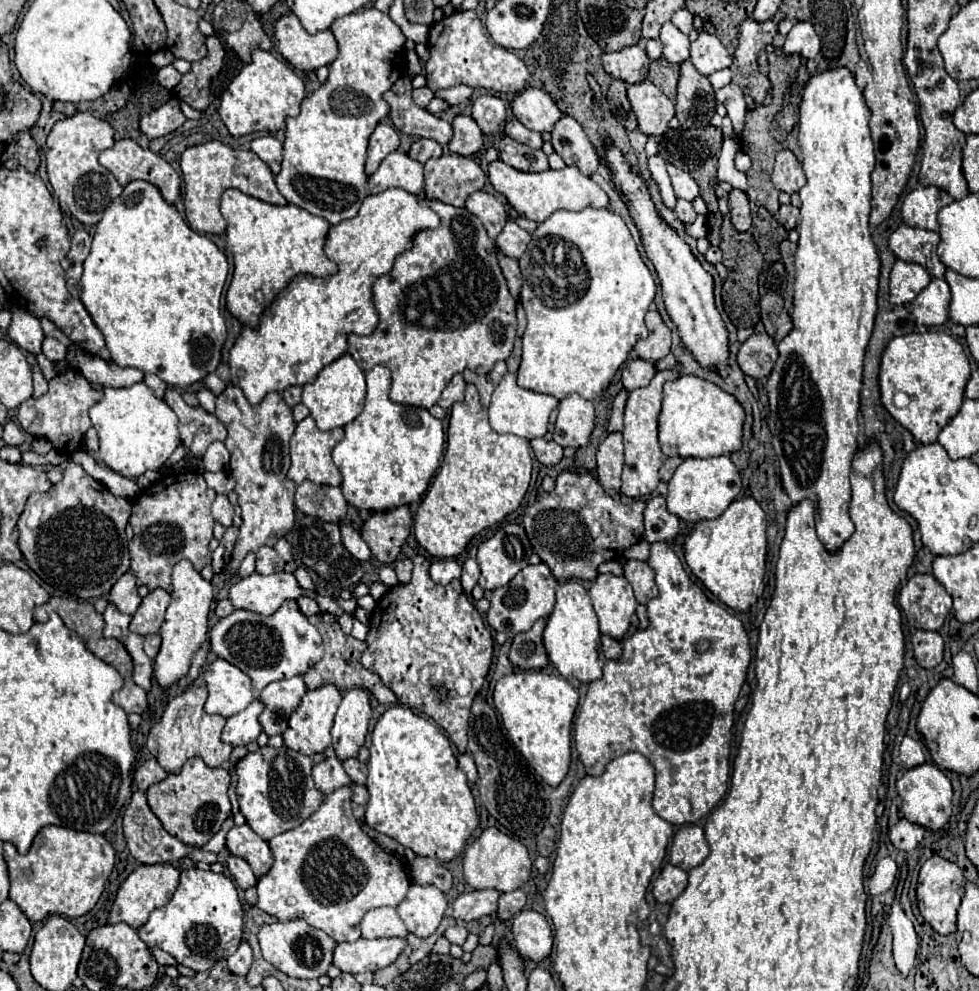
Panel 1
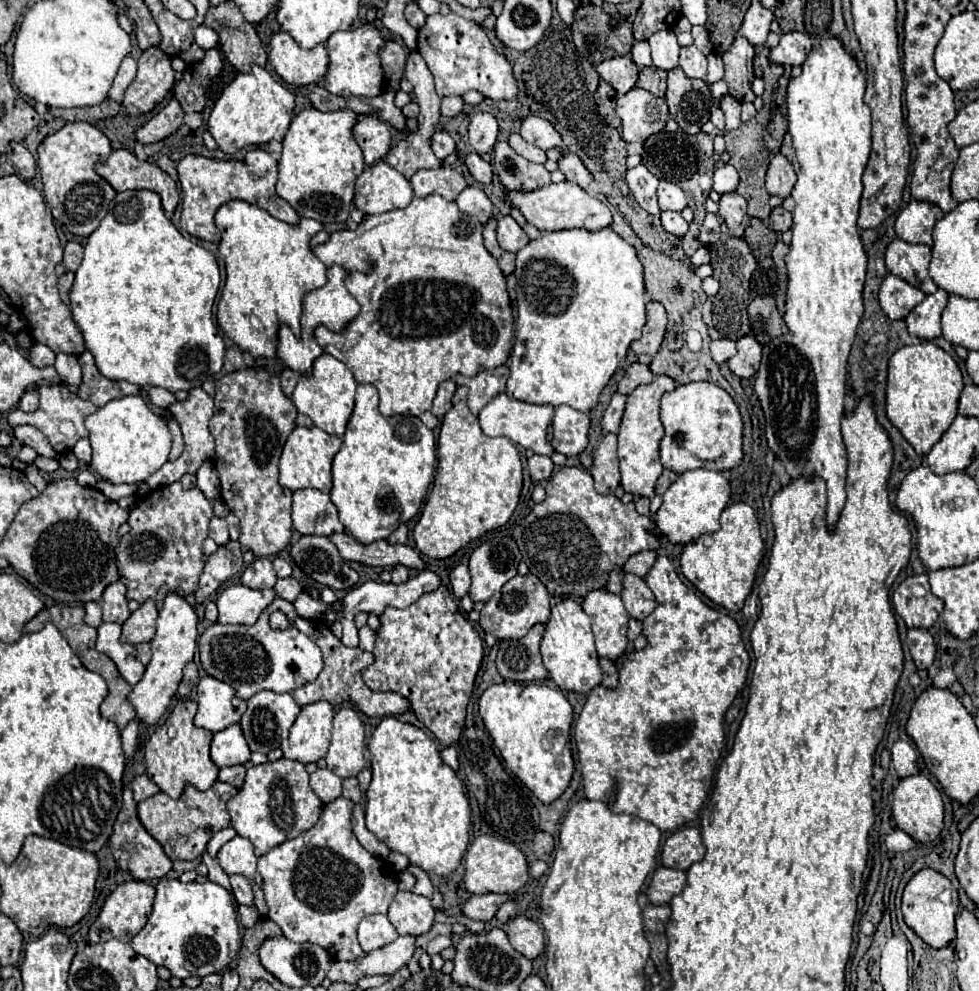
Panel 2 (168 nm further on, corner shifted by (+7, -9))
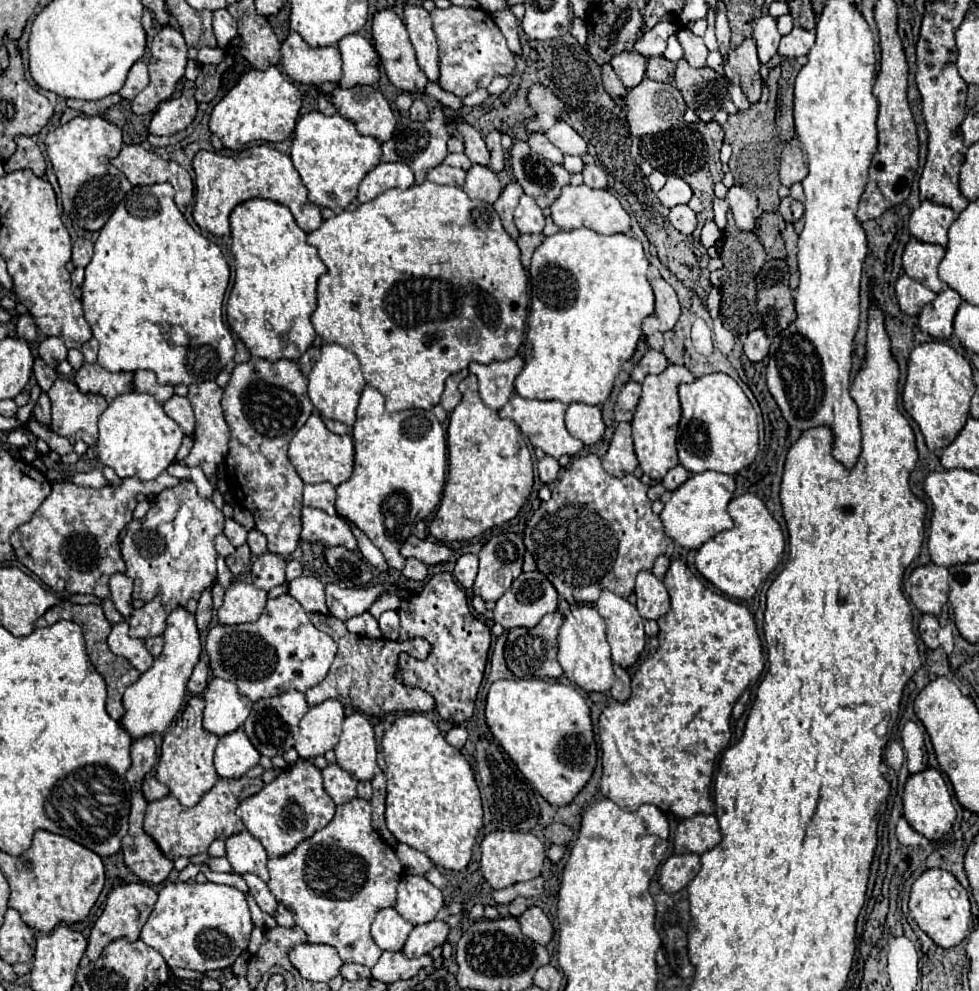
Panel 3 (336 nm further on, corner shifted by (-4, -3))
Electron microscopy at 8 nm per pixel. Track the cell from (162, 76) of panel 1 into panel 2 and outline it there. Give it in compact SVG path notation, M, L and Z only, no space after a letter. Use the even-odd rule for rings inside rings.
M147 48L137 64L137 78L127 88L123 98L123 106L129 116L151 112L175 84L171 56L165 54L161 48Z

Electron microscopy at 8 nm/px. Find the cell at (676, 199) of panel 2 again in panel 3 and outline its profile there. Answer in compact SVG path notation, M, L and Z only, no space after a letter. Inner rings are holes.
M670 176L666 186L658 192L658 198L664 206L672 208L678 204L688 204L692 198L692 188L678 176Z

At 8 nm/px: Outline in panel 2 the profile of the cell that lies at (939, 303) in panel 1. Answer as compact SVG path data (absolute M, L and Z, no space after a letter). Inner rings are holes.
M937 290L929 294L921 304L917 304L911 314L905 318L907 330L911 336L919 340L933 340L941 336L941 314L947 306L949 294L945 290Z

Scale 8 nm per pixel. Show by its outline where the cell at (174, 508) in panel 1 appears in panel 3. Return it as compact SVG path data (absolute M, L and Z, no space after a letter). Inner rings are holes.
M184 480L174 488L162 490L154 502L148 514L142 520L132 520L122 536L120 550L122 558L126 562L126 574L134 580L134 598L140 598L144 602L150 602L154 596L162 596L162 606L166 612L172 612L176 606L184 606L190 598L198 600L204 588L210 588L216 580L216 550L214 550L214 538L222 532L224 526L224 514L214 506L212 500L202 498L196 492L194 482Z

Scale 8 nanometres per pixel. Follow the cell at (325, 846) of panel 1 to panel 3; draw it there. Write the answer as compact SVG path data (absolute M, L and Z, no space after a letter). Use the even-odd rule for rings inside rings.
M352 798L346 804L336 808L332 822L314 832L310 838L300 842L292 852L268 860L270 880L268 888L294 916L294 922L306 932L308 942L312 944L330 944L338 950L344 962L358 962L372 968L382 950L370 936L370 924L378 910L394 906L396 886L402 876L402 864L396 858L394 850L378 836L370 824L370 802L362 798Z

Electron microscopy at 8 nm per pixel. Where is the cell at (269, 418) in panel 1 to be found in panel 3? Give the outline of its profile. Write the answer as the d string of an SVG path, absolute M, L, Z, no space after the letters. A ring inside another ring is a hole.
M250 360L238 364L232 370L232 378L224 388L222 410L226 424L230 428L230 452L226 456L226 478L228 486L234 488L234 500L252 512L256 520L256 530L268 538L268 550L280 556L290 556L300 540L300 514L302 514L302 486L304 482L296 474L292 462L288 460L288 444L300 430L314 406L306 394L306 376L298 370L298 364L292 360Z

